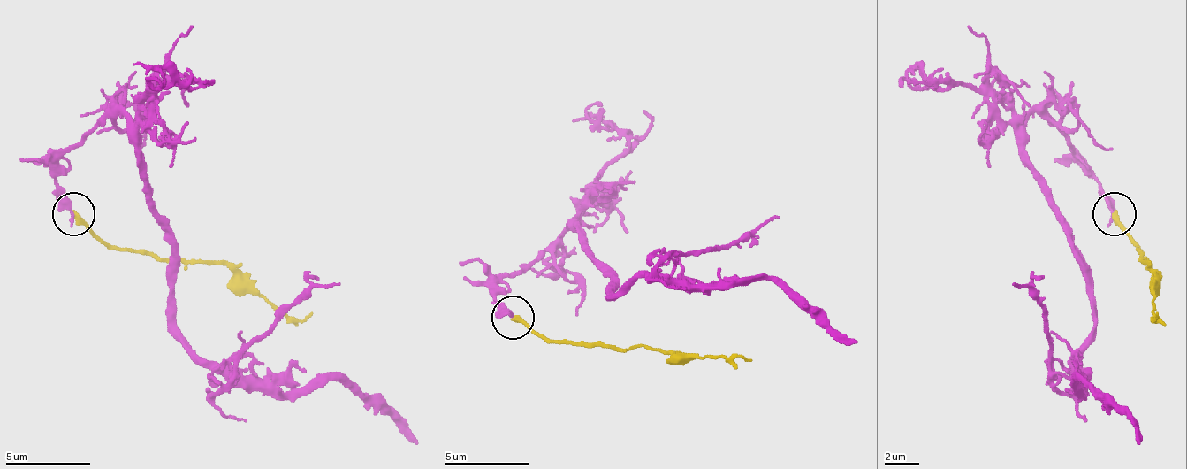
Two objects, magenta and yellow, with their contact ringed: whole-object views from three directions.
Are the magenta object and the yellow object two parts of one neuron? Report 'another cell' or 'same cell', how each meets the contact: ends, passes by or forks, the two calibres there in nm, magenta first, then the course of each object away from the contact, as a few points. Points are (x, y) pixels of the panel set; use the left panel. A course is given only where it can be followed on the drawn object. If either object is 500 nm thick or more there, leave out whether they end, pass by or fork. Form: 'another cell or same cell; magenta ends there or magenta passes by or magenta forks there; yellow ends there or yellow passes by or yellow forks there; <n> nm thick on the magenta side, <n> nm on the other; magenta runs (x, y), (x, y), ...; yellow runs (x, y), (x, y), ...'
another cell; magenta ends there; yellow ends there; 280 nm thick on the magenta side, 320 nm on the other; magenta runs (74, 215), (57, 164), (117, 112), (172, 241), (172, 330), (207, 365), (361, 390), (415, 445); yellow runs (74, 215), (109, 244), (232, 266), (284, 313), (300, 321), (313, 313)

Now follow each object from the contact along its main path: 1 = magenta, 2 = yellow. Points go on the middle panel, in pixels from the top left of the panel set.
1: (513, 316), (497, 286), (569, 226), (612, 273), (612, 295), (646, 278), (774, 278), (855, 342)
2: (513, 316), (548, 342), (672, 350), (723, 359), (740, 355), (752, 359)

